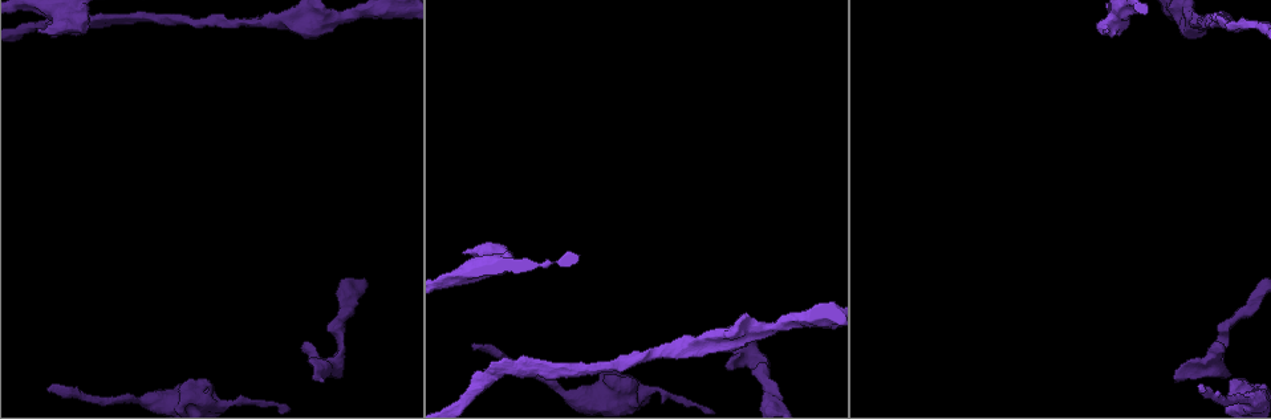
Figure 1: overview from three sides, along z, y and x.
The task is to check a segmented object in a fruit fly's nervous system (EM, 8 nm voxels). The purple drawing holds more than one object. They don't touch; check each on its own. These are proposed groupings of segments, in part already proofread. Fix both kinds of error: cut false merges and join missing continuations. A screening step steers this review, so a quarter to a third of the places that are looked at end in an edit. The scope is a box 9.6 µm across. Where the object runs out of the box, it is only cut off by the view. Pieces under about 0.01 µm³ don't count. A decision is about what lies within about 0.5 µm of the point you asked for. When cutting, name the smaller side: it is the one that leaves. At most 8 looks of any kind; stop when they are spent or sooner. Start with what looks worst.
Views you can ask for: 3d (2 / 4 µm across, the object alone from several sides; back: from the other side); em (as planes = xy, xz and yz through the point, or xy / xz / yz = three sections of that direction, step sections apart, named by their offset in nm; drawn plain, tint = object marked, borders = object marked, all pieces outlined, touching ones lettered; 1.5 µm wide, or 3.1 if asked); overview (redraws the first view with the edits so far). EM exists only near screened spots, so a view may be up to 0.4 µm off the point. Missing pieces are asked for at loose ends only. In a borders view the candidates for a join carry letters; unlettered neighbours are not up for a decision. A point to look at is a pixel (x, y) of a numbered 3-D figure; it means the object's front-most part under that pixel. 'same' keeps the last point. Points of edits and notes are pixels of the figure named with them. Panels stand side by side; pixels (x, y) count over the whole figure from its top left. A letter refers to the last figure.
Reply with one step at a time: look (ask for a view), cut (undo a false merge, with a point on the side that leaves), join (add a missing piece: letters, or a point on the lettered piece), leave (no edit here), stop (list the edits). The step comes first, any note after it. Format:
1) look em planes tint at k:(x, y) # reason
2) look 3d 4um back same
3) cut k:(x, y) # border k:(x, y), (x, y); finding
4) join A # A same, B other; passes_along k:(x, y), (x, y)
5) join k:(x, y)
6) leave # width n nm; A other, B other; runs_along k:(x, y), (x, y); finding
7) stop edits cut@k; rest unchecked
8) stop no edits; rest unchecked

look em planes plain at 1:(323, 381) # stops while still wide

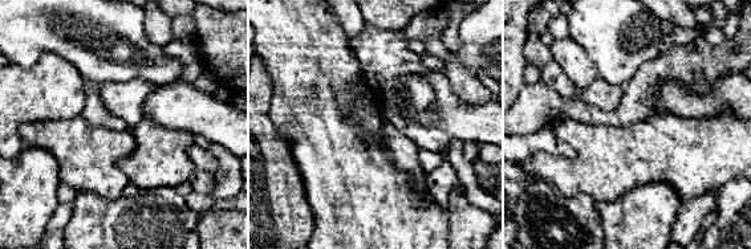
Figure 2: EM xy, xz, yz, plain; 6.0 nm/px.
look em planes borders same

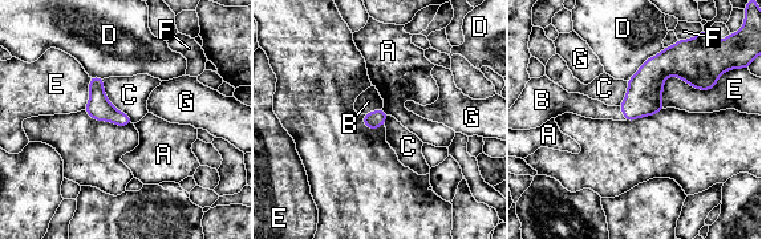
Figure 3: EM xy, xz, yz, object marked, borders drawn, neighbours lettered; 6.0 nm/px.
join B # A other, B same, C other, D other, E other, F other, G other; the neuron continues

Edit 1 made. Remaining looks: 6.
look em xy step 8 tint at 1:(466, 252) # branch stops here

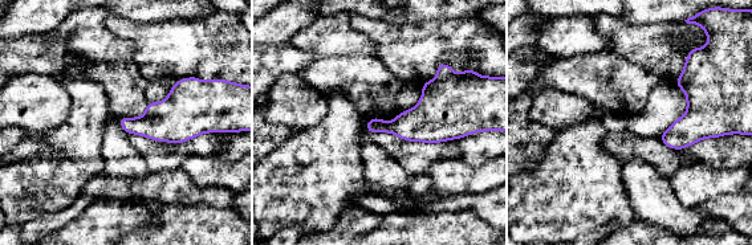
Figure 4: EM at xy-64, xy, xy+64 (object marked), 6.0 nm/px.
look em xy step 8 borders same

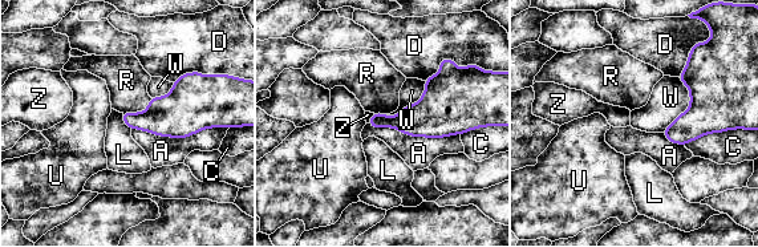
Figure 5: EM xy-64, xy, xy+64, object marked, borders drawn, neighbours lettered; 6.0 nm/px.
leave # width 150 nm; A other, C other, D other, L other, R other, U other, W other, Z other; border 5:(679, 77), (689, 106), (663, 132); no lettered piece goes on from it

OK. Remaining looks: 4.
look em yz step 4 tint at 1:(476, 344)

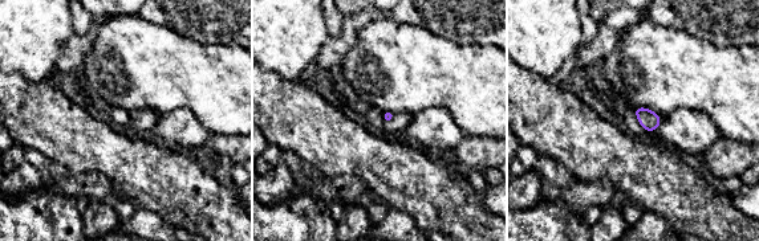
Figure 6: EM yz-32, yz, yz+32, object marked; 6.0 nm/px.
look em xz step 4 tint same # cut it another way

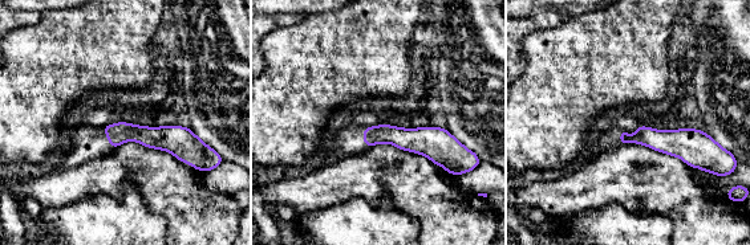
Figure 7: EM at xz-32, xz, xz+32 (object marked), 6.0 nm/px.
look em xz step 4 borders same

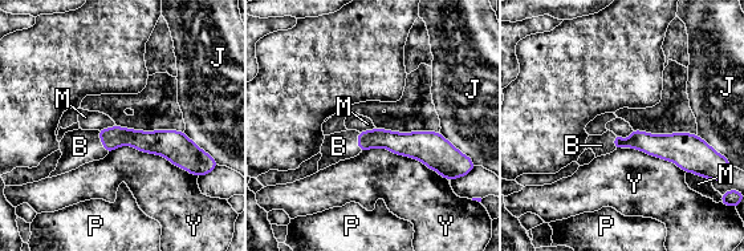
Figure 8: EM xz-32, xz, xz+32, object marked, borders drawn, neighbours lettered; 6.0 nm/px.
join B # B same, J other, M other, P other, Y other; passes_along 8:(114, 137), (102, 142), (80, 146); it goes on there

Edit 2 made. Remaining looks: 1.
stop edits join@3, join@8; rest unchecked

